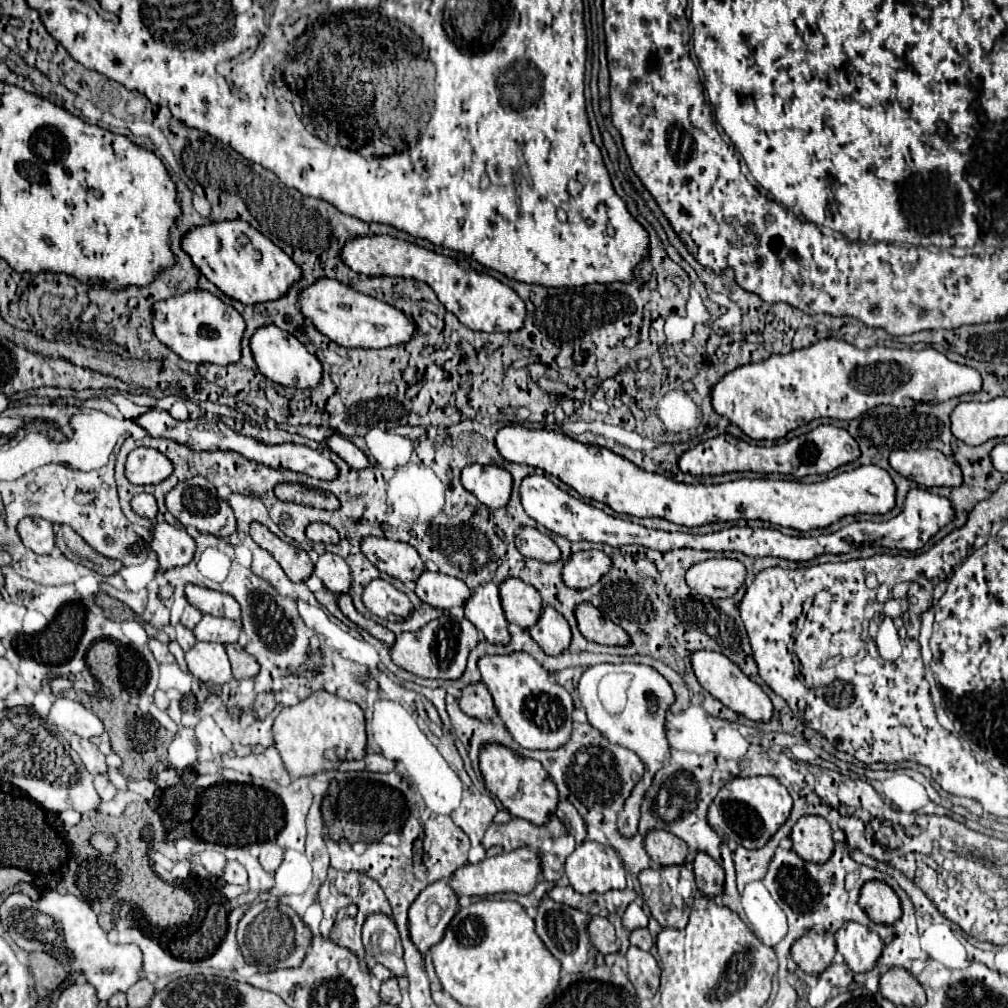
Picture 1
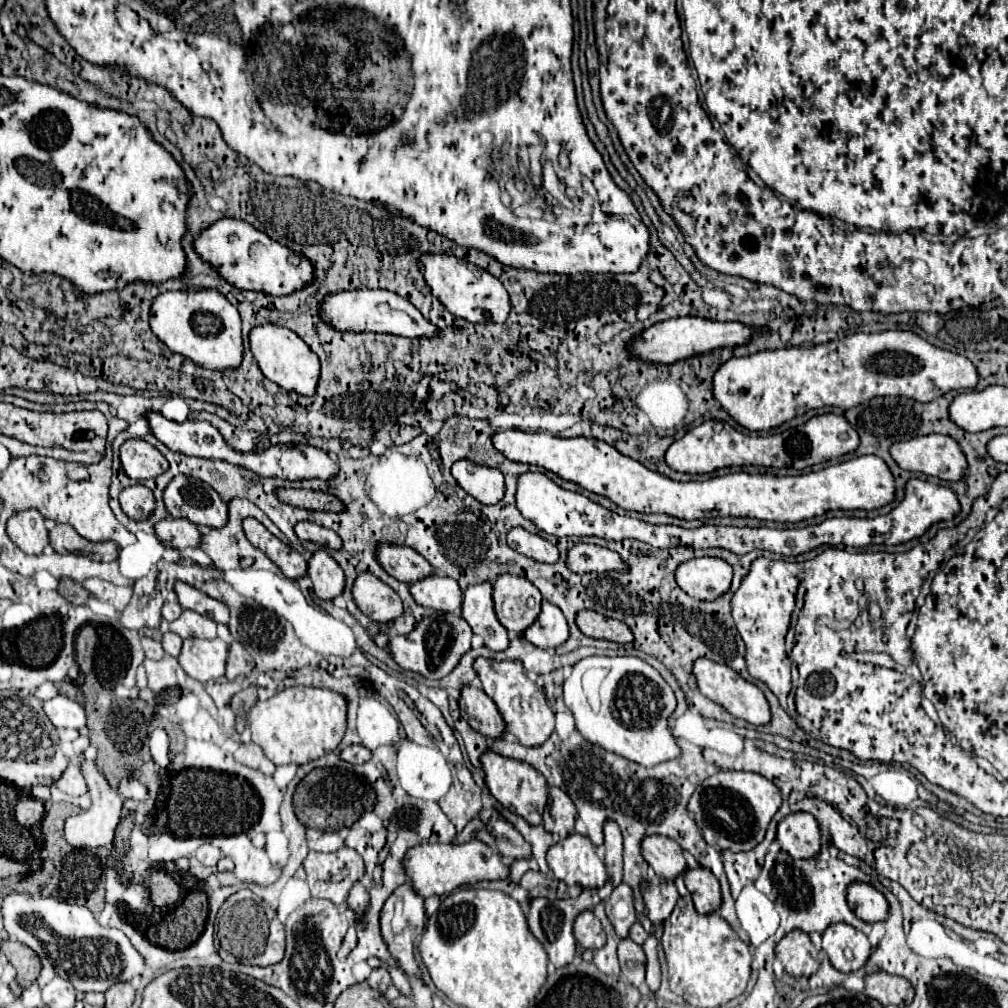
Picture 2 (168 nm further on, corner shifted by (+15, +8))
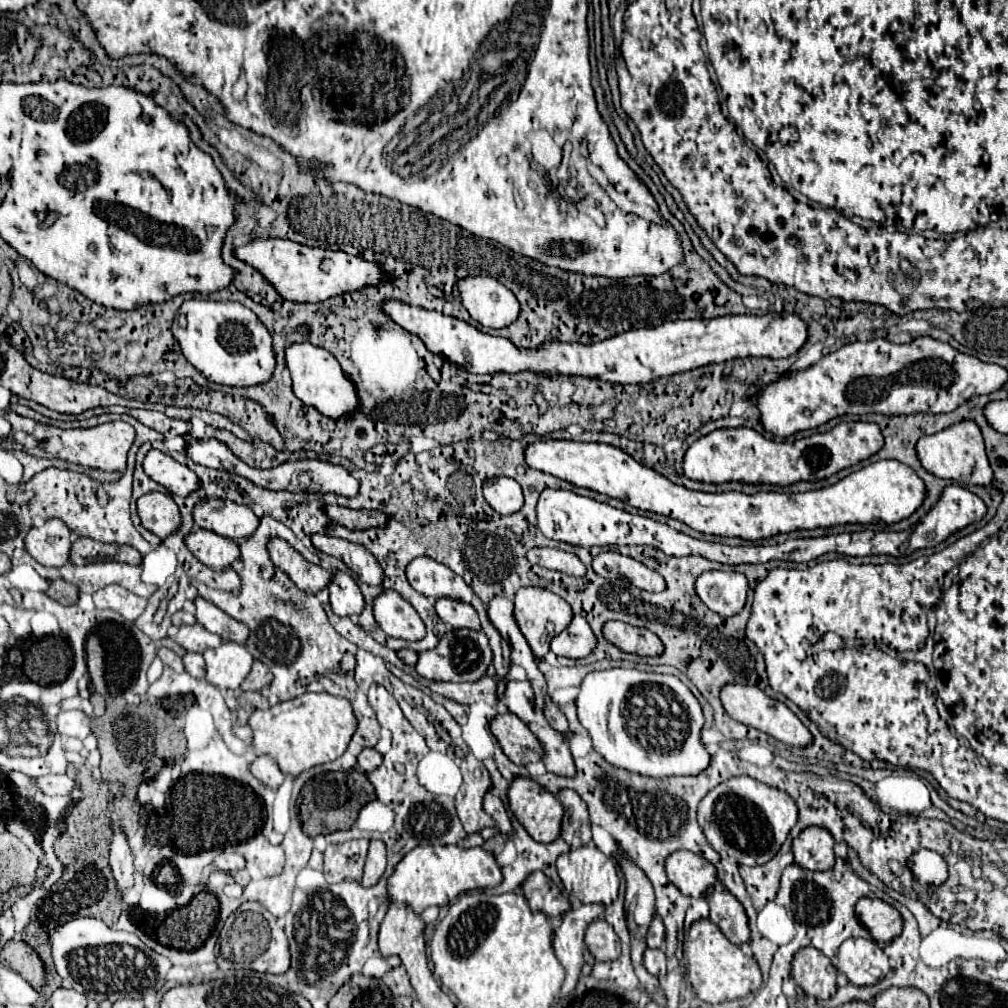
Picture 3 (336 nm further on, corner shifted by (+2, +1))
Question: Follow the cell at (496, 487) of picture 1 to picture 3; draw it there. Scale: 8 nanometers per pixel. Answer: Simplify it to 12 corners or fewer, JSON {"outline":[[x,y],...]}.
{"outline":[[493,477],[483,485],[487,503],[501,515],[523,507],[515,479]]}

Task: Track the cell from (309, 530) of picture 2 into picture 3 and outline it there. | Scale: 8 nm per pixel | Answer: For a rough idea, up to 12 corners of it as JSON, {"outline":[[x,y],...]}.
{"outline":[[313,535],[313,547],[347,563],[361,581],[383,583],[383,569],[363,545]]}

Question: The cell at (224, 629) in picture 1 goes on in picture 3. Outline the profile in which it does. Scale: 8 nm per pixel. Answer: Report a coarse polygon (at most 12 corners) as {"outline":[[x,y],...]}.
{"outline":[[203,625],[179,627],[177,635],[191,635],[189,651],[203,653],[219,647],[221,637]]}

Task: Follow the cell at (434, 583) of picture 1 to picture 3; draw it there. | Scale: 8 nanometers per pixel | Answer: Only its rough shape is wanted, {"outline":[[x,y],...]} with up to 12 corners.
{"outline":[[437,599],[441,621],[453,629],[481,629],[477,611],[455,599]]}

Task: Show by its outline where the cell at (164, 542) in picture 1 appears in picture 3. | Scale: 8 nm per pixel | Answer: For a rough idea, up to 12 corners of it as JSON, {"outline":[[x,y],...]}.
{"outline":[[193,529],[185,543],[201,563],[225,571],[239,559],[235,541]]}

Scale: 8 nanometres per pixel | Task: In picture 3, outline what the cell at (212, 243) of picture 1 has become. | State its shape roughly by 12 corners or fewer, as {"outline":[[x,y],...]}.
{"outline":[[285,239],[235,255],[289,301],[381,285],[381,263]]}

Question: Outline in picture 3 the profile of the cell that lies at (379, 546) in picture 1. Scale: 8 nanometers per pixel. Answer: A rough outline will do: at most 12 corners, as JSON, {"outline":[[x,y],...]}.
{"outline":[[417,557],[407,565],[411,587],[431,599],[473,605],[489,637],[487,609],[475,591],[443,563]]}

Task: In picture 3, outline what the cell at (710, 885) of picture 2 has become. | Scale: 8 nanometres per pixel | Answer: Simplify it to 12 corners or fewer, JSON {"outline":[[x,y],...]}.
{"outline":[[725,887],[709,889],[709,919],[737,945],[751,931],[743,905]]}

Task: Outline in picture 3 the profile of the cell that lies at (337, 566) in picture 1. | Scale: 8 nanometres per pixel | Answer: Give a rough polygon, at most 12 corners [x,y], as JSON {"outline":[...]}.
{"outline":[[337,571],[329,583],[331,609],[359,615],[365,599],[351,575]]}

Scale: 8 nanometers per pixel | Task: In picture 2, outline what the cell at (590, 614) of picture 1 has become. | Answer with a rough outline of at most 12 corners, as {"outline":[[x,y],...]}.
{"outline":[[580,610],[576,626],[590,638],[626,644],[634,638],[624,622]]}

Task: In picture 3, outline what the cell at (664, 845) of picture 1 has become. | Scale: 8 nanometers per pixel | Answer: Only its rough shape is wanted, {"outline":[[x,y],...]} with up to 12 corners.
{"outline":[[691,851],[669,855],[669,881],[705,897],[719,881],[713,863]]}

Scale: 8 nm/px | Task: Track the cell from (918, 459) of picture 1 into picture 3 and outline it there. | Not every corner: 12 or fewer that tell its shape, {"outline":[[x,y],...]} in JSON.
{"outline":[[977,423],[921,437],[921,465],[961,485],[989,485],[993,471]]}

